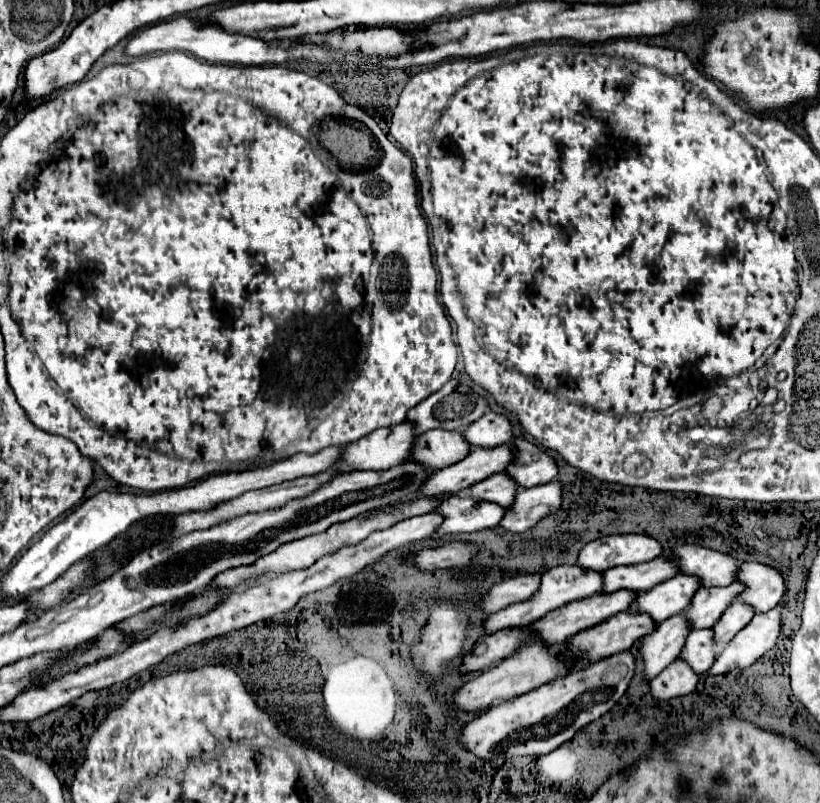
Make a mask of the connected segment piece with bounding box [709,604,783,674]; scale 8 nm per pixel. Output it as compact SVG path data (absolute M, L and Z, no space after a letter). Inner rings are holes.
M779 604L767 614L755 614L747 628L743 628L715 660L709 674L723 674L735 668L749 668L763 654L767 654L781 636L783 606Z

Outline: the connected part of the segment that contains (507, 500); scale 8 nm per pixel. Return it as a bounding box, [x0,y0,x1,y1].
[471,472,519,508]

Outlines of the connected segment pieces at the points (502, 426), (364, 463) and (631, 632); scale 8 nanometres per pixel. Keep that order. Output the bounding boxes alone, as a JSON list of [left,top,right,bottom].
[[465,412,513,448],[333,422,415,472],[569,610,657,668]]

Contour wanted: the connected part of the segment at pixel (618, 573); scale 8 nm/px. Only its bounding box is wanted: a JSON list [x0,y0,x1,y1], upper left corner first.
[603,558,679,592]

